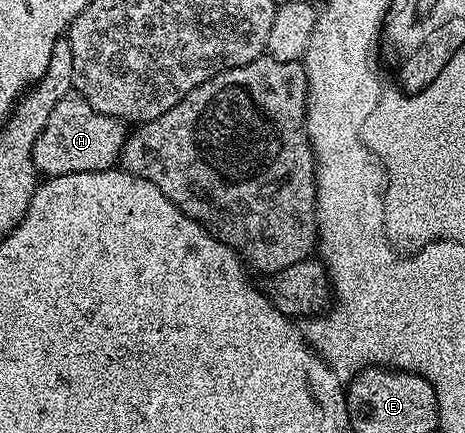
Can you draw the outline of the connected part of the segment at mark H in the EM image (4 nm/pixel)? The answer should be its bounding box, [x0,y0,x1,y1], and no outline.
[33,96,127,178]

